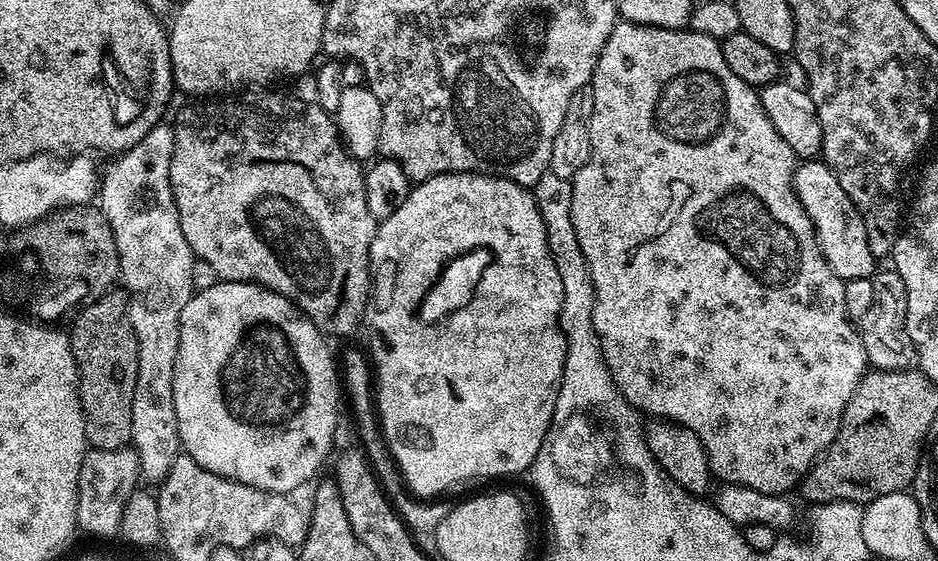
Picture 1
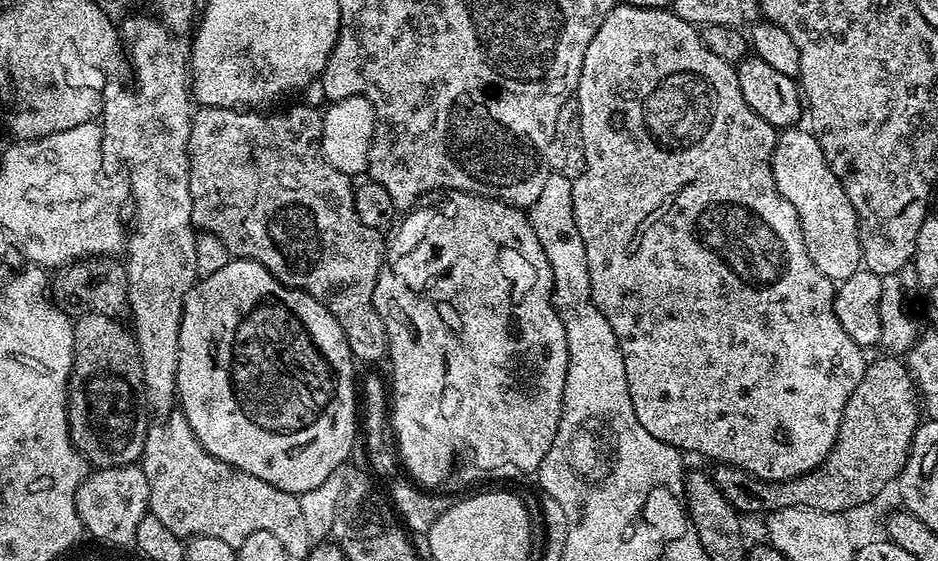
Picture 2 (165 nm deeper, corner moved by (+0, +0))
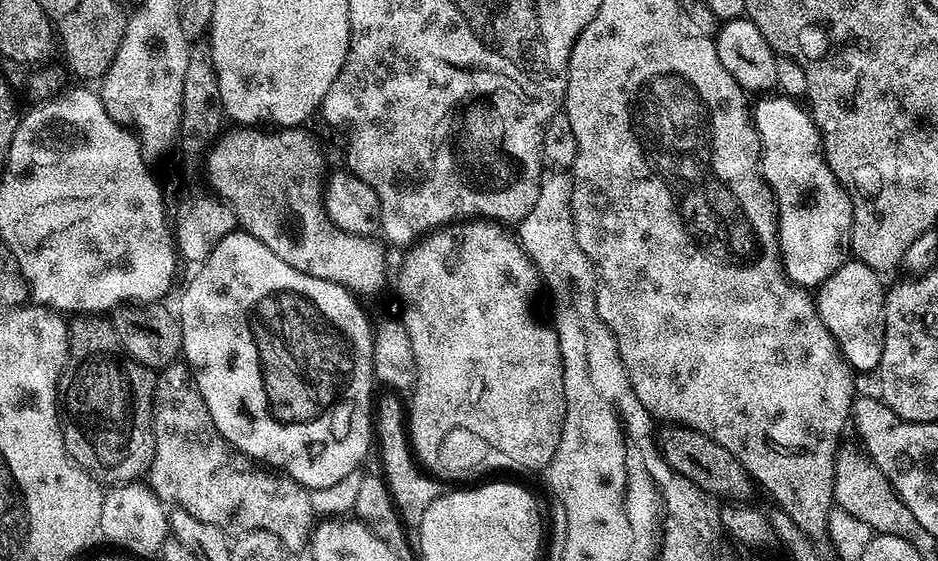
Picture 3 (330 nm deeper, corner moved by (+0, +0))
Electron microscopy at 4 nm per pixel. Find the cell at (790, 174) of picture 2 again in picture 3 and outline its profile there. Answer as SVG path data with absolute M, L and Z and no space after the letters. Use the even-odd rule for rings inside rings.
M768 94L765 100L755 101L754 104L754 123L756 125L756 133L760 136L760 175L764 177L765 182L770 186L770 190L776 196L776 219L778 221L778 231L780 233L780 261L784 264L784 275L788 277L789 280L792 281L793 284L798 288L807 288L809 290L819 289L819 286L822 282L826 282L826 278L830 278L830 274L834 274L834 270L838 270L842 267L842 265L850 258L850 249L852 247L852 199L849 198L847 190L843 188L838 182L838 178L834 178L834 174L830 170L830 166L826 162L826 158L824 157L824 143L820 140L820 131L817 130L816 124L811 118L811 115L803 107L799 108L797 101L795 99L789 98L783 94Z

